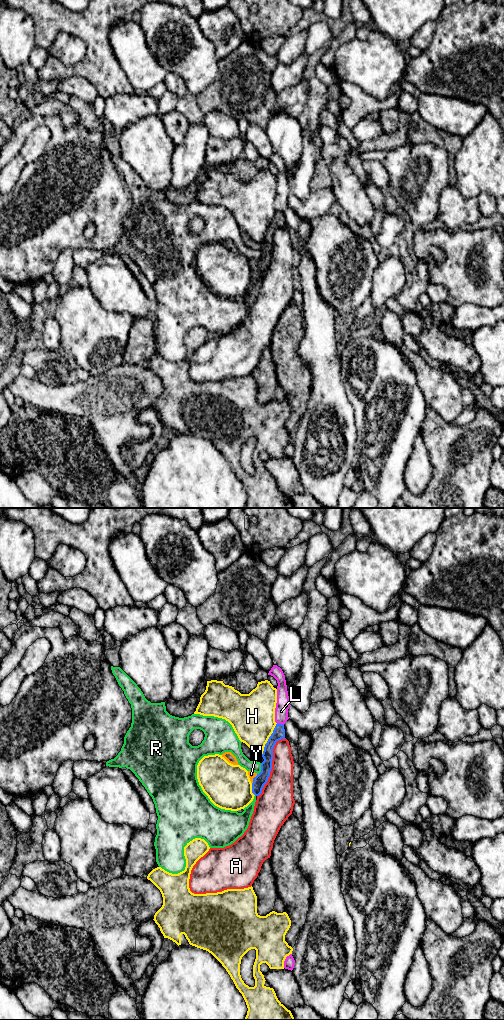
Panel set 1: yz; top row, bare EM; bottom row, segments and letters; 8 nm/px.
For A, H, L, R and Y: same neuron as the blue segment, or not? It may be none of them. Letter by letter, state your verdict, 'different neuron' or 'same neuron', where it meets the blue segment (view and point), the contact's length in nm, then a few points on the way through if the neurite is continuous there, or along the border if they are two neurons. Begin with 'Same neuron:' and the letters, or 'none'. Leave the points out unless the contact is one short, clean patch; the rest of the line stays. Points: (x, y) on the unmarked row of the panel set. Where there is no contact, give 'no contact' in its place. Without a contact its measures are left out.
Same neuron: Y
A: different neuron | yz (271, 253) | 500 nm
H: different neuron | yz (268, 227) | 300 nm
L: different neuron | yz (280, 212) | 60 nm
R: different neuron | yz (261, 257) | 100 nm | along yz (261, 251), (261, 258), (257, 262)
Y: same neuron | yz (253, 267) | 90 nm | across yz (260, 268), (253, 267), (251, 262)

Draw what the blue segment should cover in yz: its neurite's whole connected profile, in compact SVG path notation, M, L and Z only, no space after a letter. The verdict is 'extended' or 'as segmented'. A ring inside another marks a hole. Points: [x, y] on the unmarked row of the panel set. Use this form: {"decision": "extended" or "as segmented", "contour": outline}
{"decision": "extended", "contour": "M277 211L264 235L262 242L264 249L261 251L261 260L257 262L255 260L248 259L248 263L252 271L252 281L255 284L259 284L262 281L262 277L268 269L272 257L273 236L276 230L281 227L285 227L285 217L283 212Z"}

